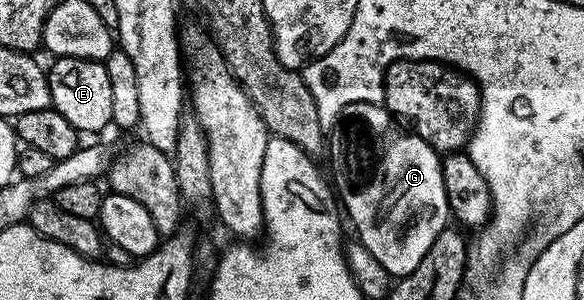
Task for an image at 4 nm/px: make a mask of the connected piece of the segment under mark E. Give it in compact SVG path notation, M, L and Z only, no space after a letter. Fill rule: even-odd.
M59 58L48 66L50 104L72 128L83 135L94 134L112 123L112 84L108 81L105 61L92 58Z

